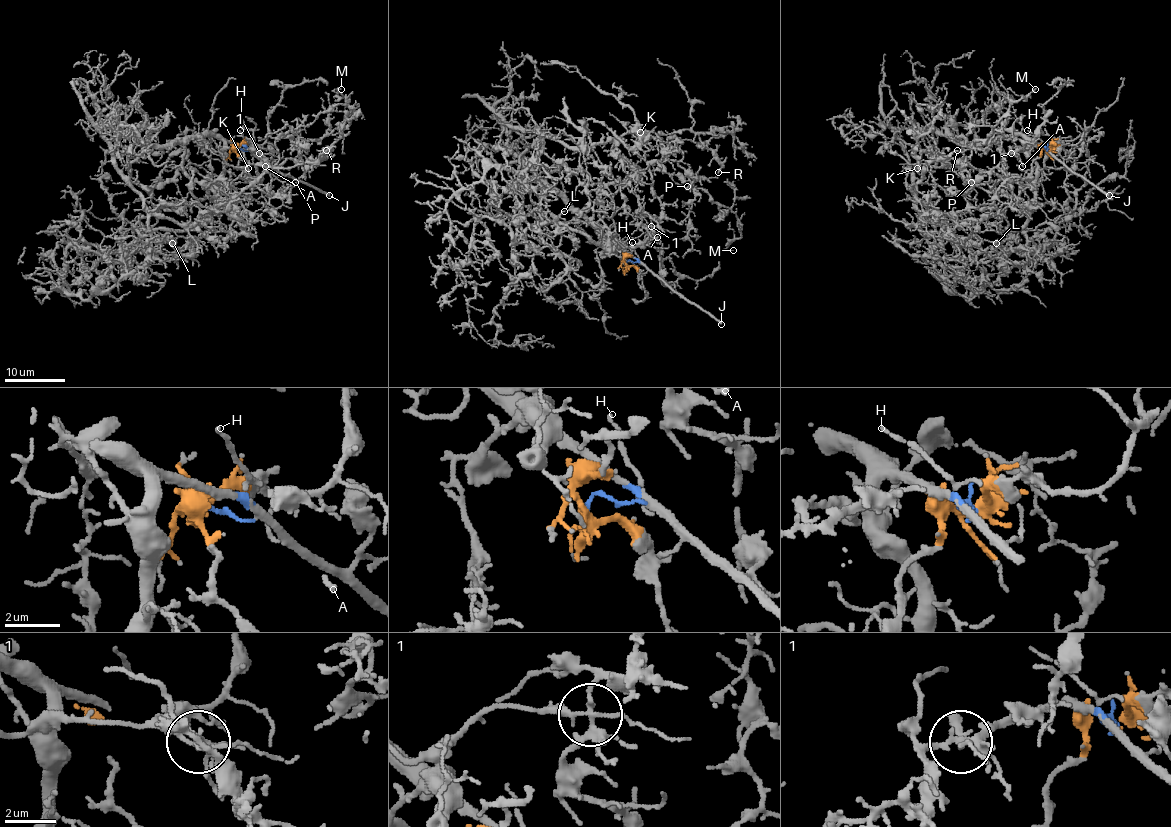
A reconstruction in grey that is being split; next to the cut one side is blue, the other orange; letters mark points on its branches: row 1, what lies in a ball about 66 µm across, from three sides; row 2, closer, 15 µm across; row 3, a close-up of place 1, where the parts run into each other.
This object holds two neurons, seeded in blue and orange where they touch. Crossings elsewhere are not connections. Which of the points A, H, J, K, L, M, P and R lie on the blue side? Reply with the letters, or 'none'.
H, J

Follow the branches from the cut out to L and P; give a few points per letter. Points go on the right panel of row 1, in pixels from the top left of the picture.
L: (1048, 148), (991, 203), (950, 213), (925, 203), (954, 248), (938, 257), (950, 267), (995, 242)
P: (1048, 148), (991, 203), (942, 213), (912, 191), (927, 171), (953, 192), (971, 182)

